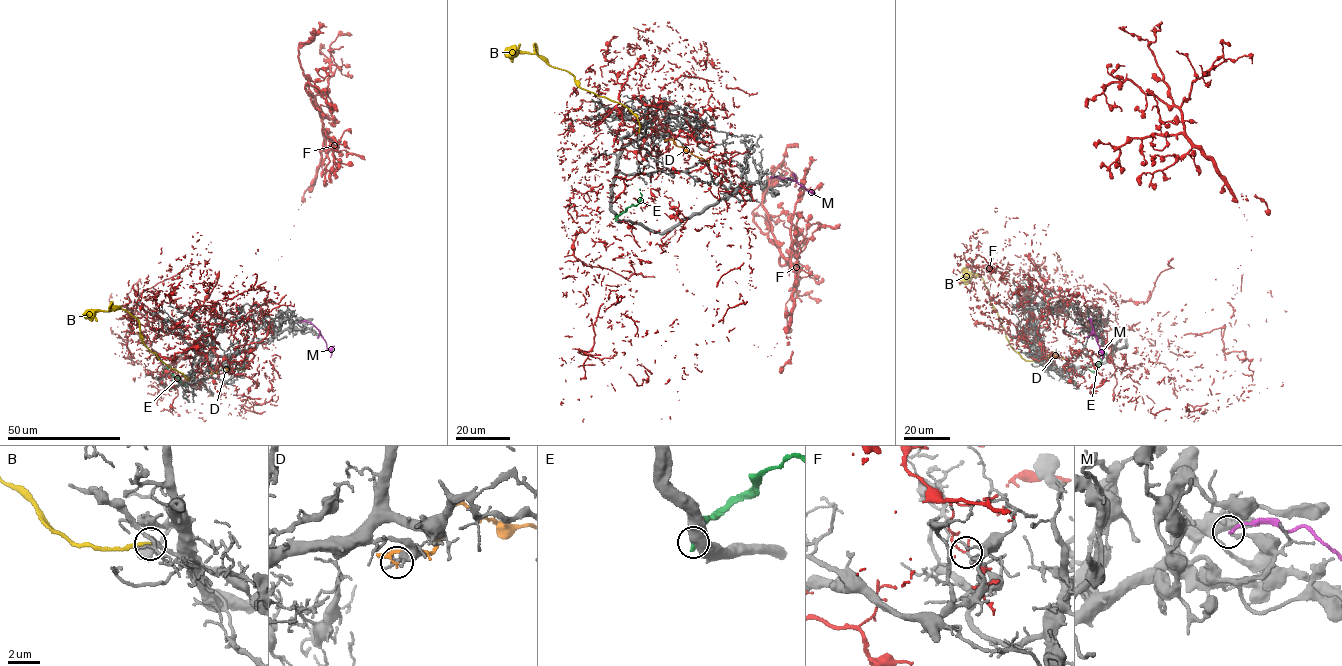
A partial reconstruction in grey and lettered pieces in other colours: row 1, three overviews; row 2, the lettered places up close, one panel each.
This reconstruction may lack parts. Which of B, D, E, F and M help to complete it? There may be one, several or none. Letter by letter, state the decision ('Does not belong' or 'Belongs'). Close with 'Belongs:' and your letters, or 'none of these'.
B: Belongs
D: Does not belong
E: Does not belong
F: Does not belong
M: Does not belong
Belongs: B

